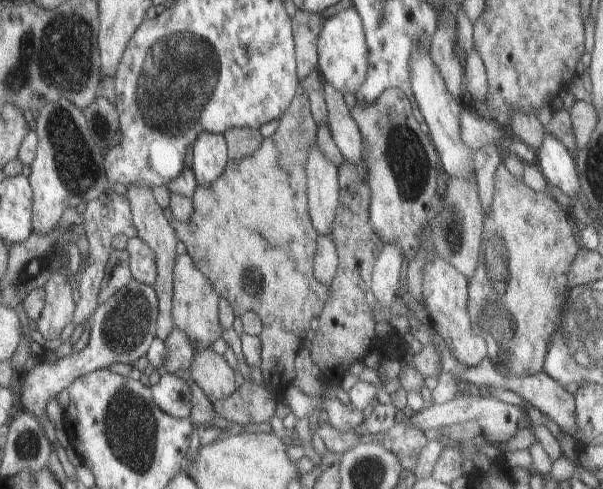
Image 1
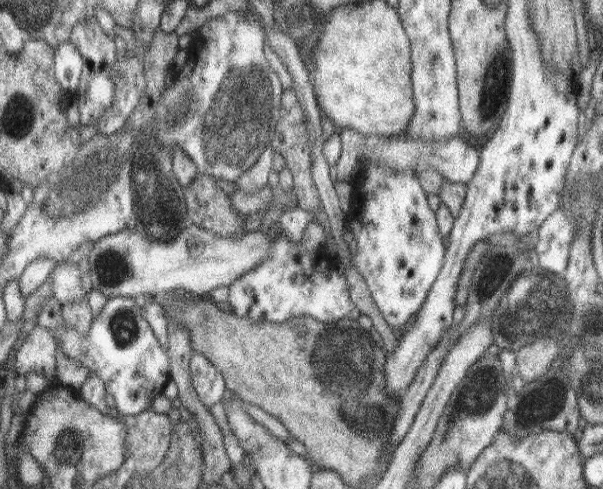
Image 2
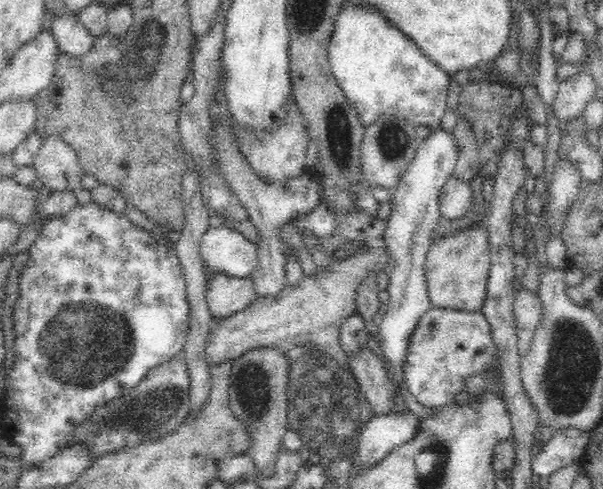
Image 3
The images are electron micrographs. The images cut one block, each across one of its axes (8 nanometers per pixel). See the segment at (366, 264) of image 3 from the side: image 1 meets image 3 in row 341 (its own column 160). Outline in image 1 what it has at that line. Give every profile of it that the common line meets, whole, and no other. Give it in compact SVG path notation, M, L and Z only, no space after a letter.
M129 186L125 194L129 206L131 206L131 224L137 230L137 238L141 238L153 252L155 256L155 268L157 268L157 278L155 278L155 294L159 302L159 314L155 320L155 334L159 340L165 342L165 338L175 330L175 316L173 316L173 306L175 306L175 262L177 262L177 230L173 228L173 222L167 222L163 216L163 208L155 202L153 198L153 188L147 186Z

